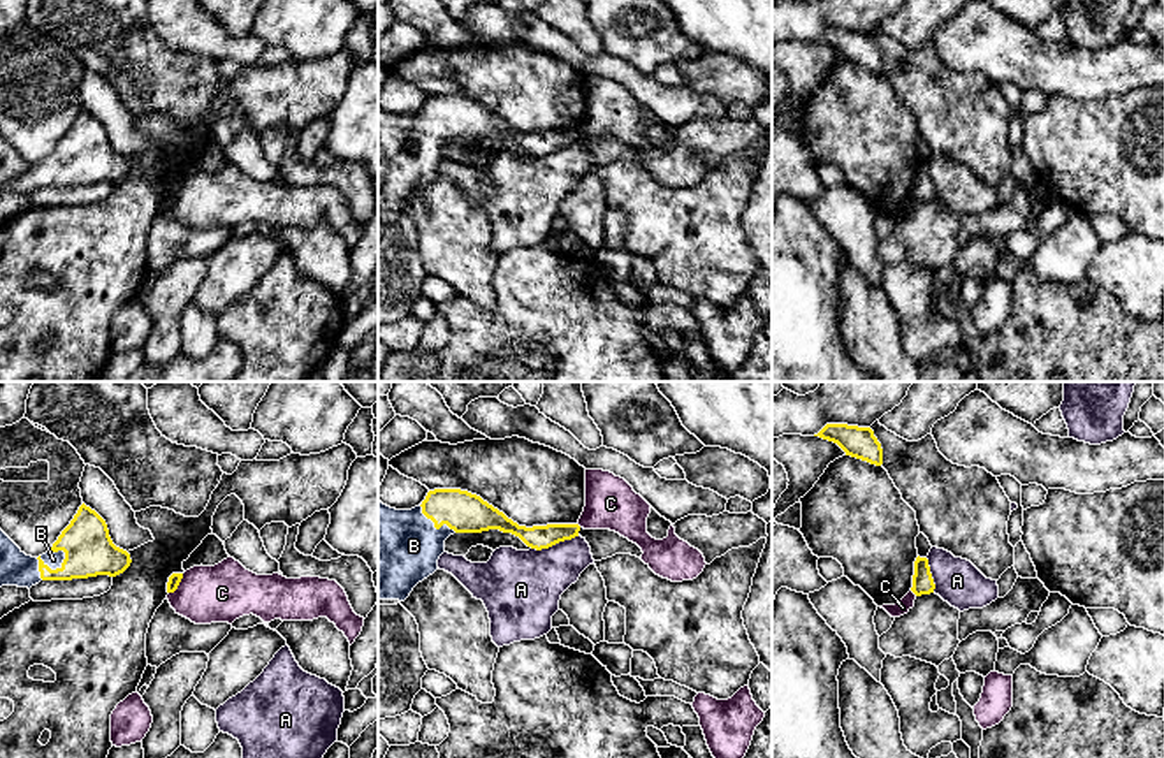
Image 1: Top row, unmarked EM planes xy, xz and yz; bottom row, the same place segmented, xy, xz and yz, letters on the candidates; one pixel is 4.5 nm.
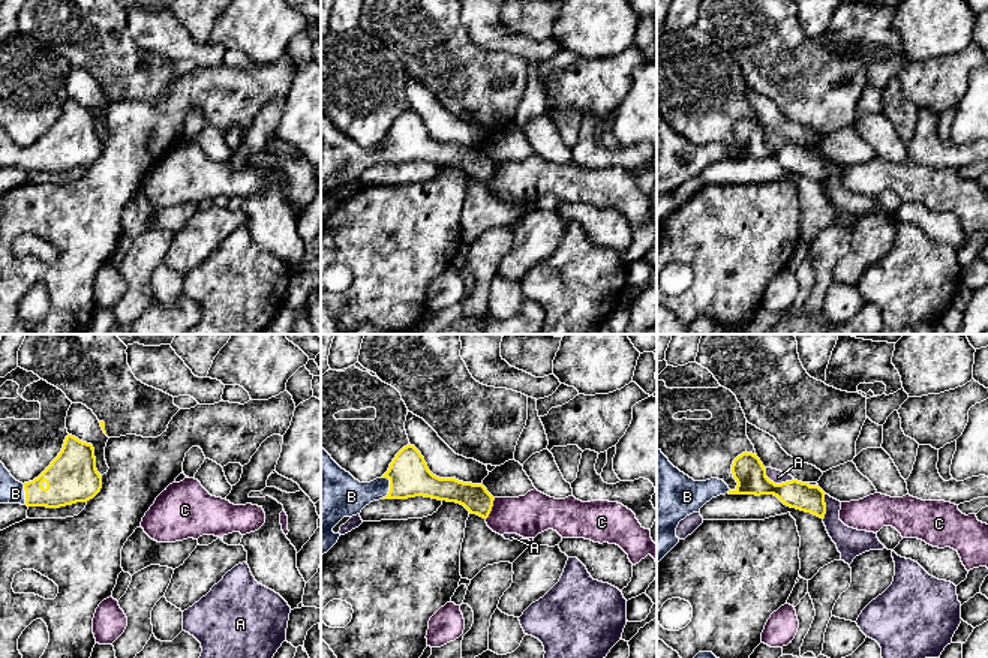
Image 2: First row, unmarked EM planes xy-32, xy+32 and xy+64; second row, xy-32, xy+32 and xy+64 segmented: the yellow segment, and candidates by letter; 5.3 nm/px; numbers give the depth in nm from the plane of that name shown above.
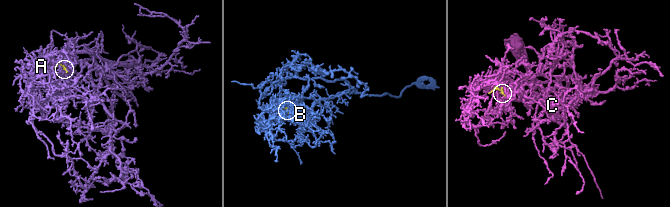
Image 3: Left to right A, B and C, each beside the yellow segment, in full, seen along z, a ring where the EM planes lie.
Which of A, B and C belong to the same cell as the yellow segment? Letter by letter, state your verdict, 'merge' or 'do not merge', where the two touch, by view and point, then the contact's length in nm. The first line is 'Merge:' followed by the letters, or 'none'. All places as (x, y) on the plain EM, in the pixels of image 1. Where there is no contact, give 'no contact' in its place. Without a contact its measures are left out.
Merge: B
A: do not merge; contact xz (554, 150); length 240 nm
B: merge; contact xy (48, 173); length 170 nm
C: do not merge; contact xy (178, 190); length 120 nm

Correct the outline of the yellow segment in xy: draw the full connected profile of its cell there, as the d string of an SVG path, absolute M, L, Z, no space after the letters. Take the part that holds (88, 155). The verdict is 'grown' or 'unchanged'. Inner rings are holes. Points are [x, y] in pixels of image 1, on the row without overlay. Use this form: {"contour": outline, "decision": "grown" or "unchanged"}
{"contour": "M84 109L53 153L39 164L26 162L0 135L0 193L30 195L40 186L116 183L130 169L130 160L113 149L105 127Z", "decision": "grown"}

